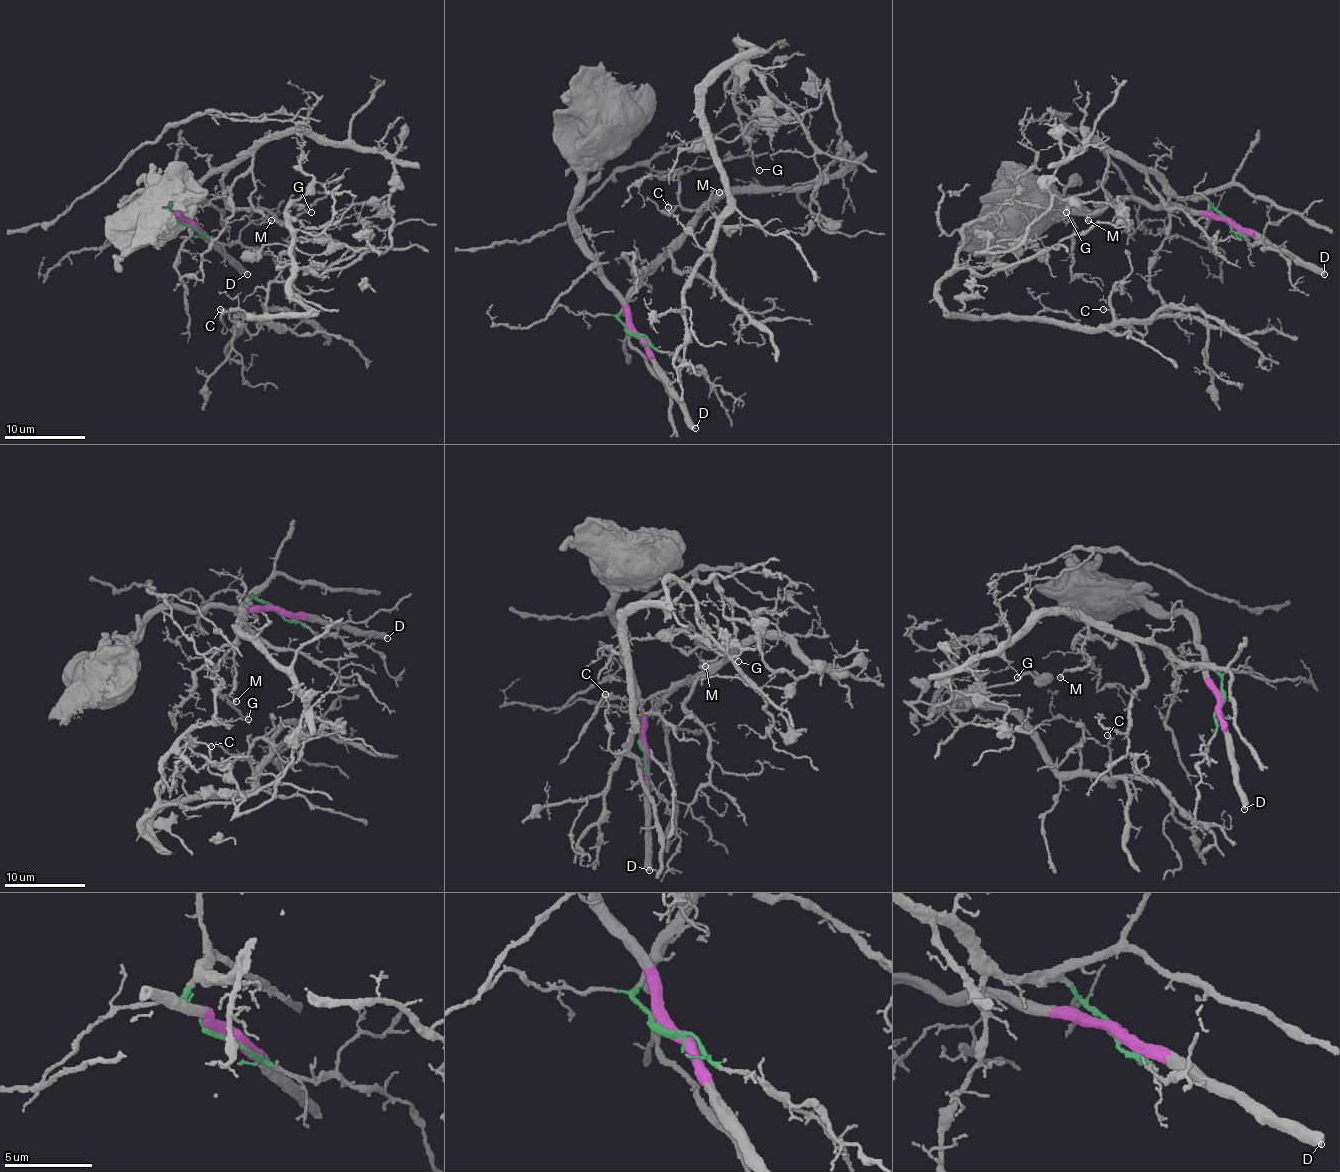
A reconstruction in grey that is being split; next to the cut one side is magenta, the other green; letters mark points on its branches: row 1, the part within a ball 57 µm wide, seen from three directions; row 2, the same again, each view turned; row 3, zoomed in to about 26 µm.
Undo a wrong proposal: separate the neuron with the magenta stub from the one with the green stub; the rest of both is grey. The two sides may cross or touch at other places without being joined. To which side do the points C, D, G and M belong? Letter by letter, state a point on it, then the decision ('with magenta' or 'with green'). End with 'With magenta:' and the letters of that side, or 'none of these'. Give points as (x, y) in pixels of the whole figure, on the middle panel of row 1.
C: (668, 207) | with green
D: (695, 428) | with magenta
G: (759, 170) | with green
M: (719, 192) | with green
With magenta: D

